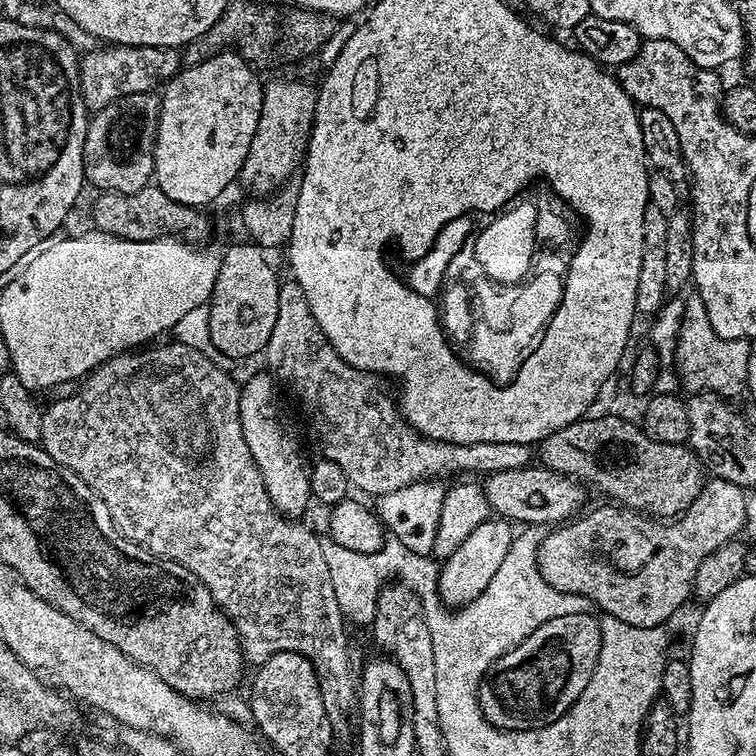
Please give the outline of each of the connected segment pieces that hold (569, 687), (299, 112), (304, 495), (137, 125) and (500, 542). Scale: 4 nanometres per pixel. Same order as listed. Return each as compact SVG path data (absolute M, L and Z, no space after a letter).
M571 612L562 614L562 618L550 618L530 638L526 638L514 650L502 654L492 663L480 684L480 709L484 716L495 726L506 730L534 730L547 724L553 724L562 714L566 714L574 702L585 690L594 674L596 663L599 660L600 650L600 622L593 613Z
M276 80L264 89L262 114L246 154L246 162L238 177L239 183L249 188L249 193L264 198L283 189L292 170L299 167L304 153L308 151L308 140L312 137L312 123L316 109L317 89L300 80Z
M261 370L257 376L252 376L248 381L243 381L240 390L240 421L242 422L242 434L246 438L246 446L250 446L250 454L262 474L262 482L266 486L266 494L270 494L270 502L277 512L289 518L303 517L308 503L313 503L311 492L312 464L304 453L304 444L300 441L300 432L292 425L284 404L280 401L281 389L277 381L267 371Z
M156 92L126 94L89 119L84 143L84 179L100 192L134 194L149 187L154 176L154 146L160 117Z
M489 518L467 535L466 540L458 546L450 556L439 565L440 579L438 591L440 599L449 606L463 606L469 604L498 574L498 566L502 566L506 554L512 545L514 528L507 519Z

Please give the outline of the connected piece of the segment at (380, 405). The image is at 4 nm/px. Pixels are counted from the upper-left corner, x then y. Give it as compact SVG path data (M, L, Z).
M295 282L281 283L278 318L262 356L268 359L267 371L285 389L292 388L312 415L312 428L320 439L323 459L336 462L345 471L351 487L369 492L369 497L389 494L420 481L435 481L454 472L491 474L527 468L533 463L533 449L526 444L451 444L445 440L429 440L417 432L404 419L397 397L388 393L385 381L377 373L355 368L330 346L318 322L314 322L314 314L310 314L302 286Z

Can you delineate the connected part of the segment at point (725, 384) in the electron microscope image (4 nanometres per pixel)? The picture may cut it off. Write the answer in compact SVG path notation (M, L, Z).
M692 292L685 297L683 322L674 357L674 366L683 387L685 384L692 392L707 390L727 395L742 392L748 381L751 348L751 343L746 340L720 338L710 323L701 296Z

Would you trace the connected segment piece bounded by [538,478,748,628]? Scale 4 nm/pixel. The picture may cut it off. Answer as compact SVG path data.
M708 478L700 497L678 522L640 518L630 521L621 532L596 532L595 518L583 516L553 527L549 531L552 533L541 539L538 570L542 578L567 596L590 598L603 614L650 628L667 625L688 596L690 600L694 574L698 574L702 558L714 554L718 546L737 539L745 531L748 496L737 484Z

